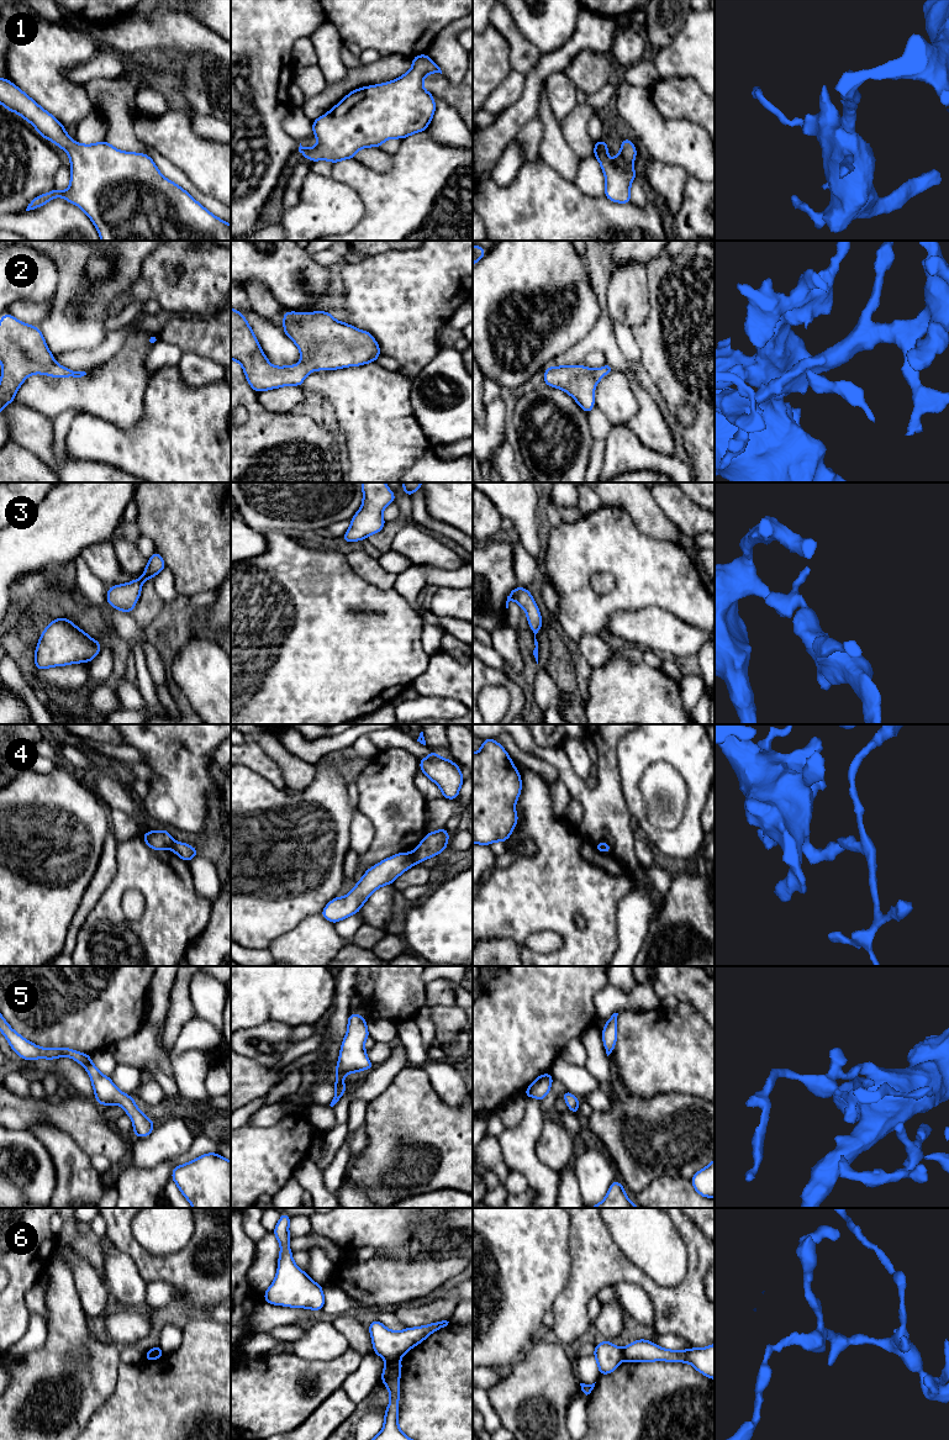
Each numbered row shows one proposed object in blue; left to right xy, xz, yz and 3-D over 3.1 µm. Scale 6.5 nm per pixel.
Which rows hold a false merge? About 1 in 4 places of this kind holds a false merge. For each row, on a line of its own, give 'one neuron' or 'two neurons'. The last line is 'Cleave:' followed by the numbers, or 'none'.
1: one neuron
2: one neuron
3: one neuron
4: two neurons
5: one neuron
6: two neurons
Cleave: 4, 6

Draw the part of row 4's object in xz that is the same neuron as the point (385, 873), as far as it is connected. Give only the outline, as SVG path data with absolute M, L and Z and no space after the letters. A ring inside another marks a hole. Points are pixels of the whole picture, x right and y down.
M399 853L365 871L353 890L344 897L334 897L322 909L321 916L336 924L337 922L357 914L369 896L381 886L392 882L407 869L416 865L413 853Z

